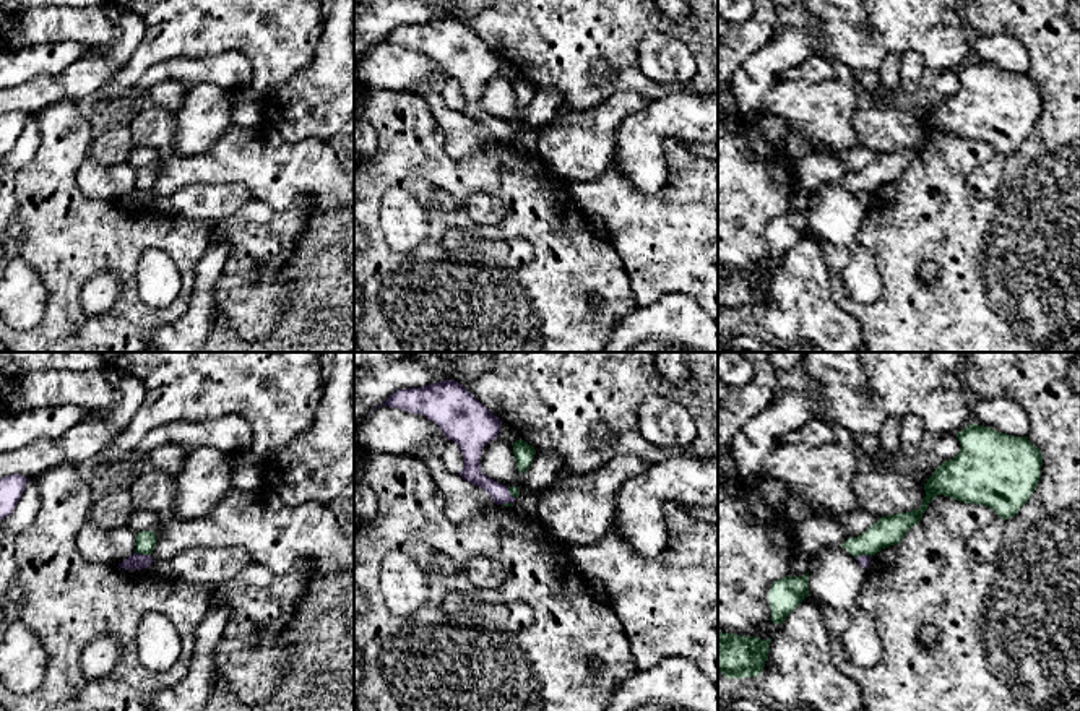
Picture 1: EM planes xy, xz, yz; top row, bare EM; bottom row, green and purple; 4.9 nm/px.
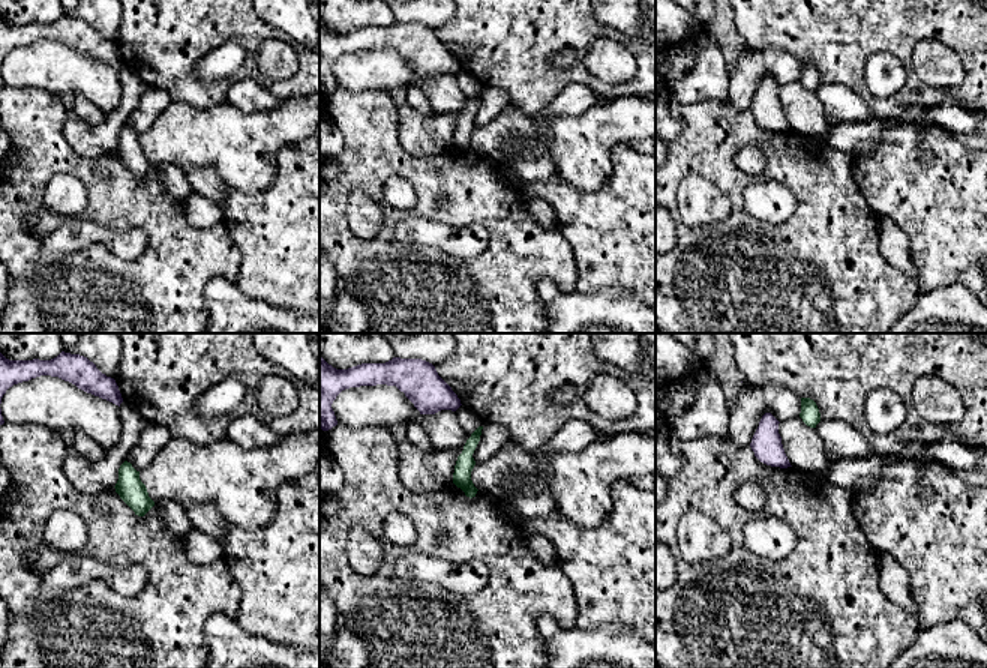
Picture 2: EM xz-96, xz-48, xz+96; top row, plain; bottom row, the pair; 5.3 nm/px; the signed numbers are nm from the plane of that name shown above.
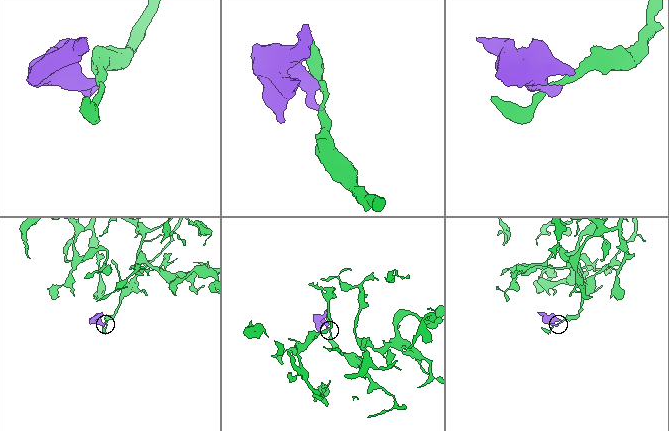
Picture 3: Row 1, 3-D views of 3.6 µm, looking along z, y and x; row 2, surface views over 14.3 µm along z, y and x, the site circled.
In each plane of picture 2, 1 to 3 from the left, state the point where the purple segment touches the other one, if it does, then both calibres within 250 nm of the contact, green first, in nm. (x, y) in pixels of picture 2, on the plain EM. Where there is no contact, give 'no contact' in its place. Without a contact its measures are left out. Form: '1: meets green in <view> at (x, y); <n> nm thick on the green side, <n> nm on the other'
1: no contact
2: no contact
3: no contact

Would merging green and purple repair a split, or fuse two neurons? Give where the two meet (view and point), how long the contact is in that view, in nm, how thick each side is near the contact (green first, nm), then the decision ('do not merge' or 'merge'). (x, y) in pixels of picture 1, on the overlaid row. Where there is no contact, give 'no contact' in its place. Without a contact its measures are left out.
contact xy (143, 554); length 80 nm; calibres 100 and 80 nm; do not merge

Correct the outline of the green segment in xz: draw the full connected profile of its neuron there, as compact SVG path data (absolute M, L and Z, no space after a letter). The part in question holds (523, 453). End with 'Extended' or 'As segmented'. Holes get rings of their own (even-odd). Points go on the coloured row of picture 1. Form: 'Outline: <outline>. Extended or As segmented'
Outline: M516 440L513 443L513 455L516 459L518 471L526 474L526 471L529 469L529 466L533 463L536 450L531 445L528 445L526 442Z. As segmented

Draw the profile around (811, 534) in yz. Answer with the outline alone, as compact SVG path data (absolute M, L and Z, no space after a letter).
M810 518L794 524L794 536L797 549L807 555L825 545L843 545L849 539L838 523L822 518Z

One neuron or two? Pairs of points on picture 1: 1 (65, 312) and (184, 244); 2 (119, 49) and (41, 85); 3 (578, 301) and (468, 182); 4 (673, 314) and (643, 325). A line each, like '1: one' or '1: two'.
1: one
2: one
3: one
4: one

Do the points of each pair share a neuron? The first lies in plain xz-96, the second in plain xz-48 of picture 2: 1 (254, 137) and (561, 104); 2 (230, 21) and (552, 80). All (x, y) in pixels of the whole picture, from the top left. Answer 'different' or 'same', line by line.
1: different
2: same

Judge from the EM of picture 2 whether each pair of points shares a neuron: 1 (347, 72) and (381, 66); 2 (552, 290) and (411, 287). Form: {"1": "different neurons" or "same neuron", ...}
{"1": "same neuron", "2": "different neurons"}

